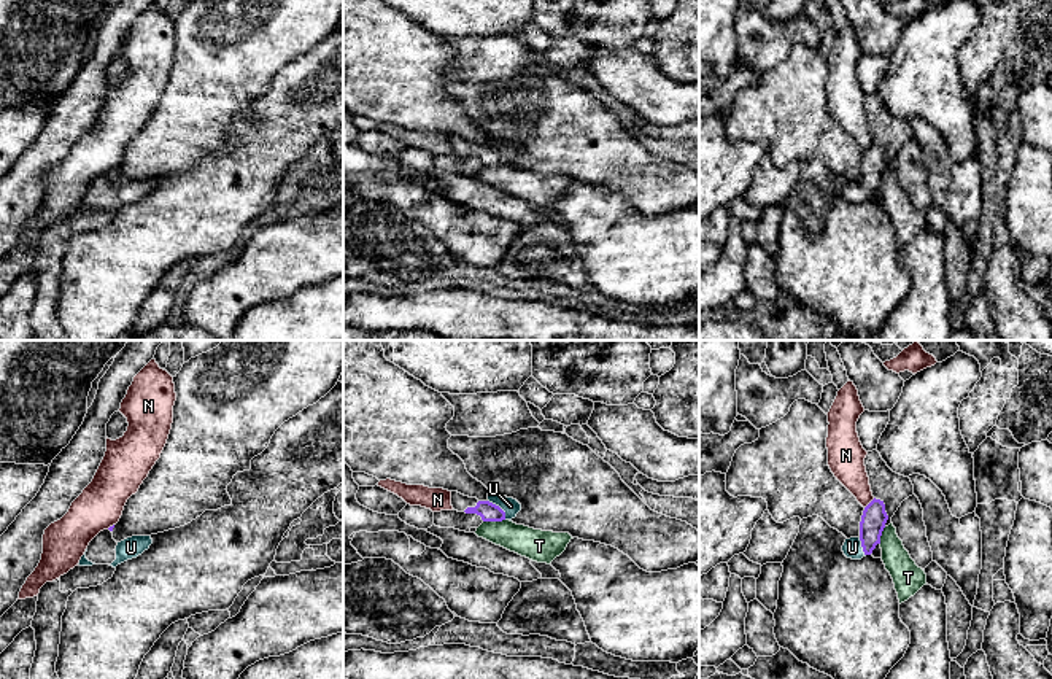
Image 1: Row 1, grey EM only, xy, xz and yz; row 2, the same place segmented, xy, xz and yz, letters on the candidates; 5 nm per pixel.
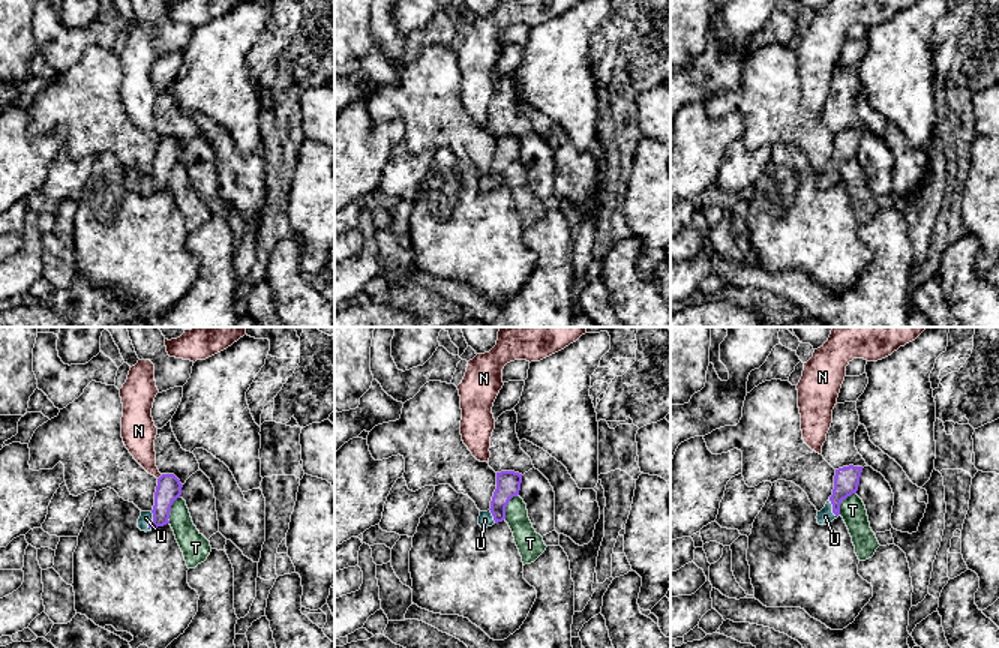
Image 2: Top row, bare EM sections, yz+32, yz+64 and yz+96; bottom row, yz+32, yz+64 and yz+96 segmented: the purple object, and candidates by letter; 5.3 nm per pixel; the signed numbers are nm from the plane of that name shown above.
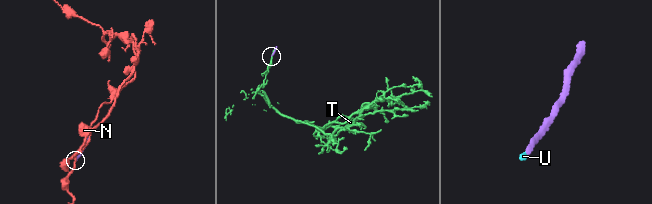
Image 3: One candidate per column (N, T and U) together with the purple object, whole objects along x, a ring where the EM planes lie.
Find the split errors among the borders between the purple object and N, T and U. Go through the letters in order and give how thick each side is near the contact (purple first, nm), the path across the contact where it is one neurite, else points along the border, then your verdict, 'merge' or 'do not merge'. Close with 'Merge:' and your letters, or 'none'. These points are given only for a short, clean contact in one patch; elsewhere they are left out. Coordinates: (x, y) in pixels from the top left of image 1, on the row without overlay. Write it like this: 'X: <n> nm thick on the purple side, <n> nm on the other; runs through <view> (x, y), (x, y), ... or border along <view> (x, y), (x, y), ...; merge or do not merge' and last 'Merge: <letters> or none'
N: 130 nm thick on the purple side, 190 nm on the other; border along yz (874, 142), (865, 151); do not merge
T: 100 nm thick on the purple side, 160 nm on the other; do not merge
U: 100 nm thick on the purple side, 90 nm on the other; runs through xz (490, 156), (499, 151), (510, 150); merge
Merge: U

